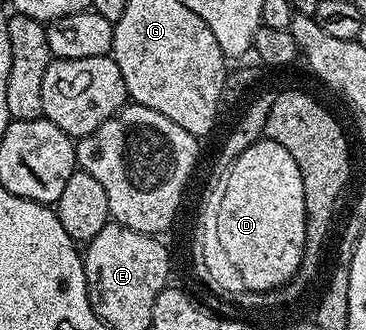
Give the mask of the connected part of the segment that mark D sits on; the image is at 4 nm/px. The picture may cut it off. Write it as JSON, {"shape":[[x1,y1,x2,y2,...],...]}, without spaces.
{"shape":[[265,137,248,145,228,169,230,183,220,202,224,210,218,214,218,232,224,235,224,245,232,257,243,262,247,283,254,283,259,291,283,287,296,274,306,248,300,169,296,169,296,161,284,145]]}

